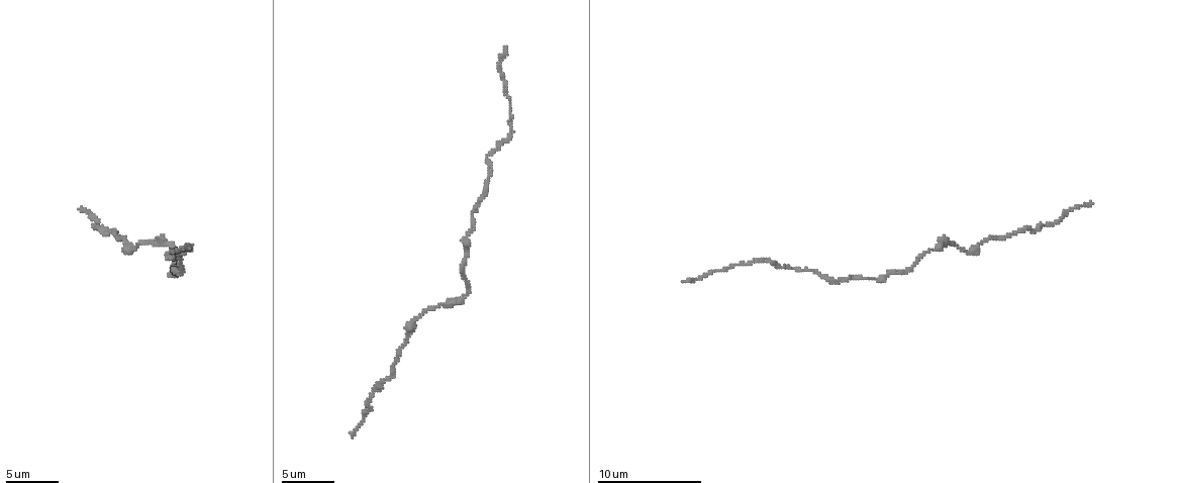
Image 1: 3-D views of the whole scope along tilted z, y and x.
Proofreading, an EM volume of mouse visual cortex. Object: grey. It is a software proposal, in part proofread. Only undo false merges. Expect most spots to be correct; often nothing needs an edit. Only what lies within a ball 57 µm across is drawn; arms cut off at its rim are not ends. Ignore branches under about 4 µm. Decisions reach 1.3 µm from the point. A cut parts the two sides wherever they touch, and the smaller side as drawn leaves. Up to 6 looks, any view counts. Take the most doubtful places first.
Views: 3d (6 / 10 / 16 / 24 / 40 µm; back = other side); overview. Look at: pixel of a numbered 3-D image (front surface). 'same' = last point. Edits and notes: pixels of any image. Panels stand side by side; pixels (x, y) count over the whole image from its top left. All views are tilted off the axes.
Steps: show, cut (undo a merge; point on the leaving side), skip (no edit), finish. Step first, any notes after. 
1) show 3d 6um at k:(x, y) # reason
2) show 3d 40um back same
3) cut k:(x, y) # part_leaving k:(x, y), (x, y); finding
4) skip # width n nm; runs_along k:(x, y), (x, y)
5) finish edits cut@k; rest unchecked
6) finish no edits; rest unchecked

show 3d 6um at 1:(408, 332)

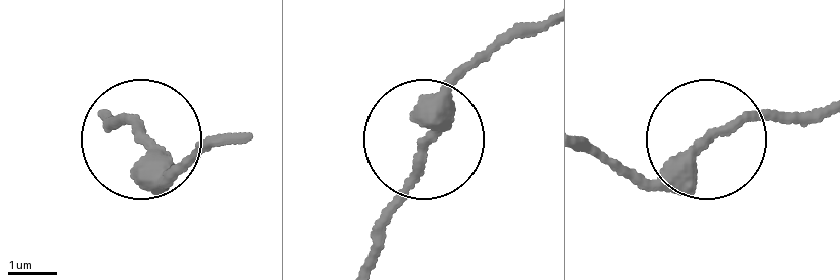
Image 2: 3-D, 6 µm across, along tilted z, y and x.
skip # runs_along 2:(540, 20), (465, 80), (378, 227); continuous, no second neuron

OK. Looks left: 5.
show 3d 10um at 1:(932, 251) # sudden change in width

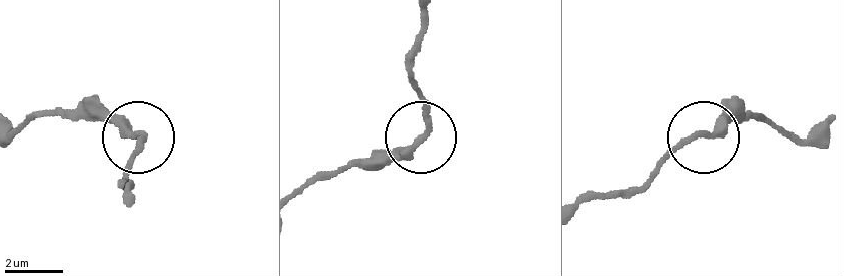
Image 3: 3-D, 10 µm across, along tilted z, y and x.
skip # runs_along 3:(414, 62), (423, 129), (380, 167); continuous, no second neuron

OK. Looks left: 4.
show 3d 10um at 1:(487, 192) # thick turns thin

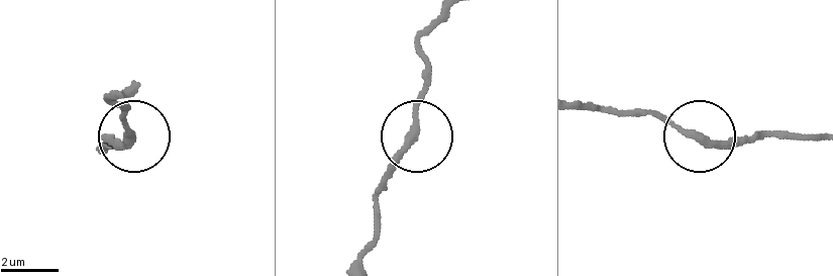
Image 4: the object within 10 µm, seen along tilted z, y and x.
skip # runs_along 4:(359, 255), (374, 225), (379, 183), (416, 131), (422, 78); one neuron here

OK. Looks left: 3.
finish no edits; rest unchecked

